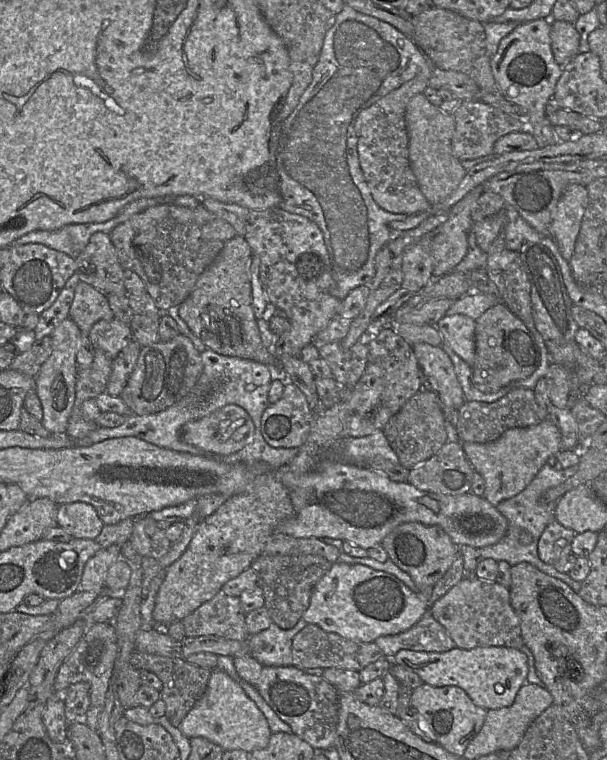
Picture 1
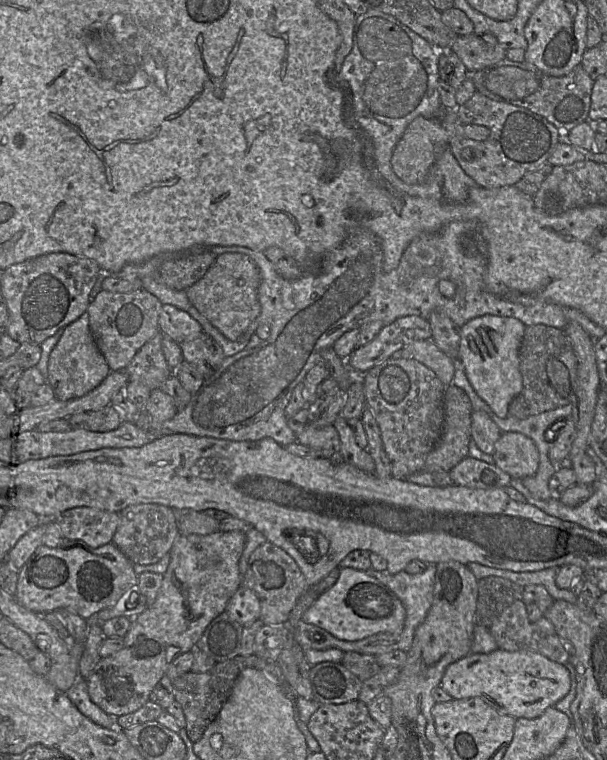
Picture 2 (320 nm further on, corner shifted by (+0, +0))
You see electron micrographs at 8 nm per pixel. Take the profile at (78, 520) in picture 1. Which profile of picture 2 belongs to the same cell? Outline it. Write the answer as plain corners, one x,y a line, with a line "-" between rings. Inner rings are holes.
76,507
65,511
55,518
63,536
70,541
83,541
92,548
99,548
113,542
120,523
117,512
109,512
91,507

